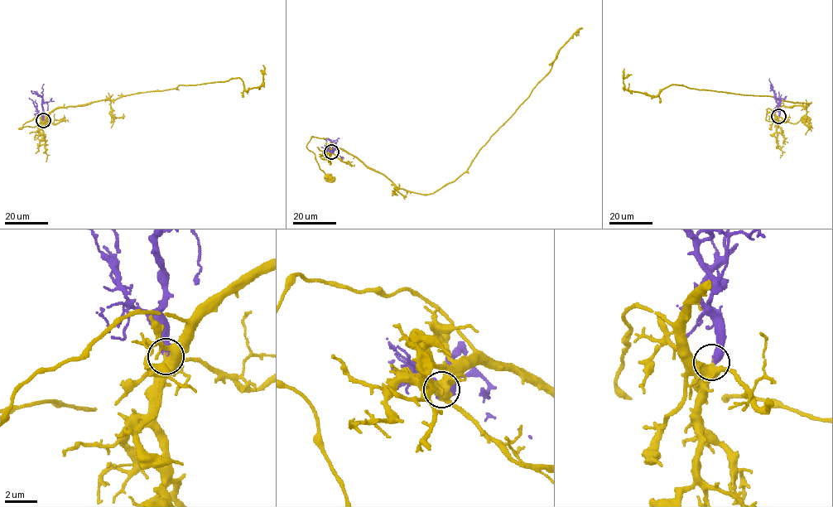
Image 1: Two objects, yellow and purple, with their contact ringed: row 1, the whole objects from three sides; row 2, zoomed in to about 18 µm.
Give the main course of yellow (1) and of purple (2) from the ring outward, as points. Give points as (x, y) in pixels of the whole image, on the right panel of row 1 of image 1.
1: (778, 116), (774, 110), (777, 105), (806, 107), (809, 103), (675, 84), (649, 96), (625, 88), (624, 68)
2: (778, 116), (776, 95), (769, 79)

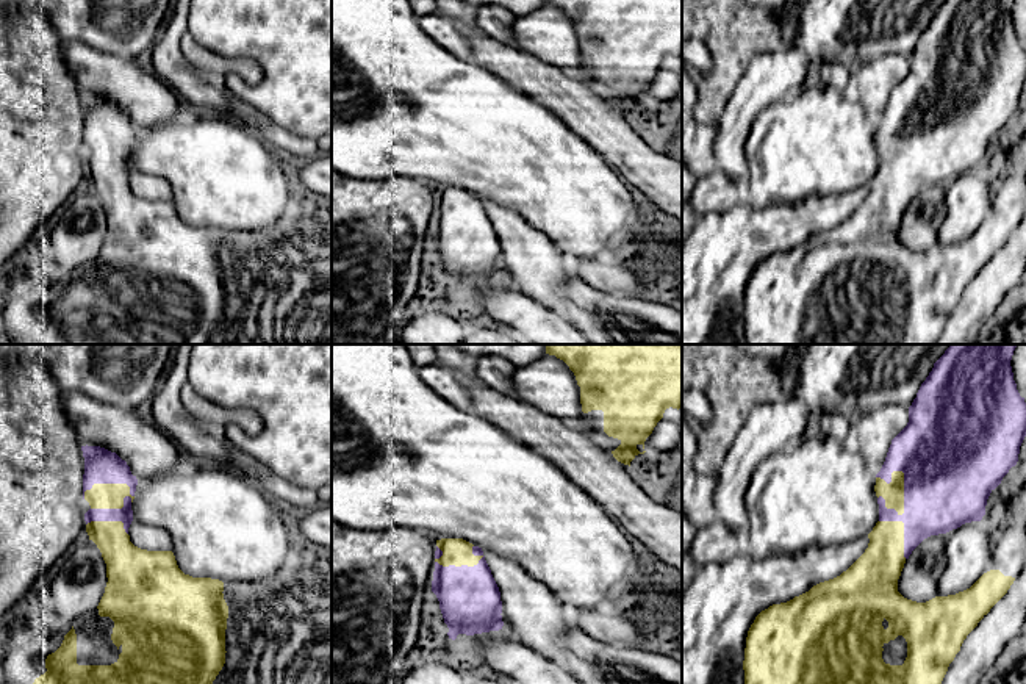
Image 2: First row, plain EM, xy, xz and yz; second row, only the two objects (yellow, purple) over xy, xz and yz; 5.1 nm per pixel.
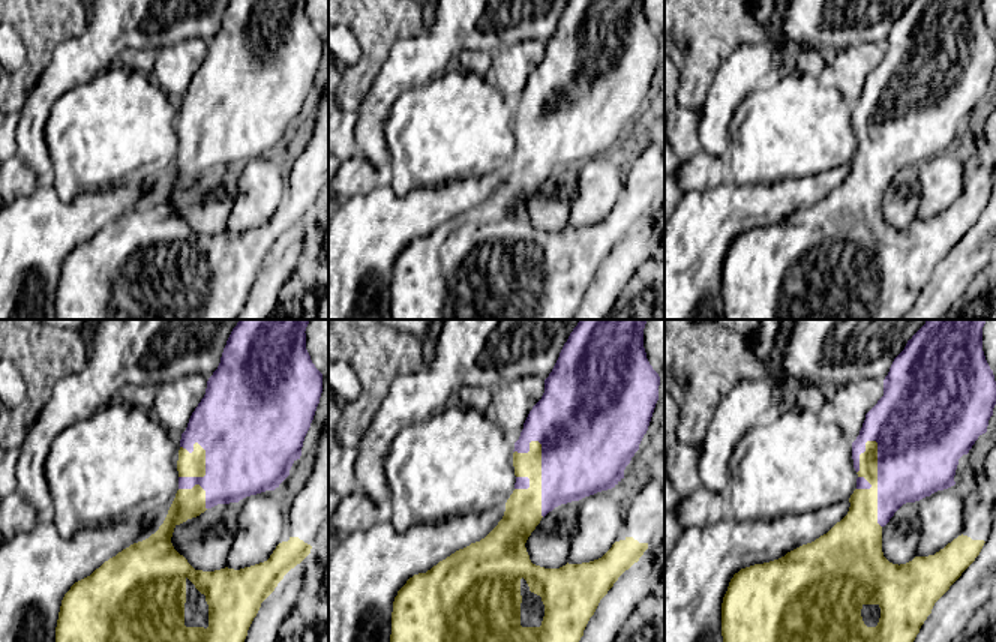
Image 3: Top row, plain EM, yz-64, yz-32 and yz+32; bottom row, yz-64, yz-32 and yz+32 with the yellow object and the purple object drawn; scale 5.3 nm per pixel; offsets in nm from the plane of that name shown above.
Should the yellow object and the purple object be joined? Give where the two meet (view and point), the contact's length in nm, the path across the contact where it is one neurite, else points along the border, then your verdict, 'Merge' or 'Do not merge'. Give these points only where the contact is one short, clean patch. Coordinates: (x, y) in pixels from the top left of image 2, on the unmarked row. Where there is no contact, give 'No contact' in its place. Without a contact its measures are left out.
Touches yellow at xy (111, 133). Shared border 260 nm. Do not merge

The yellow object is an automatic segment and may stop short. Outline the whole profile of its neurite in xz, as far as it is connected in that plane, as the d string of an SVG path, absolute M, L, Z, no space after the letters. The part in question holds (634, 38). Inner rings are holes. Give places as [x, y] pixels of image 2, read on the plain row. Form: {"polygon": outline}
{"polygon": "M546 0L563 9L574 22L580 36L582 64L561 67L561 72L577 81L588 83L593 92L613 106L637 117L644 113L644 91L652 83L666 58L682 58L682 0Z"}

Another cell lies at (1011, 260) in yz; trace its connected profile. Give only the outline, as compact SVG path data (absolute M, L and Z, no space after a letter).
M1026 213L1007 243L967 285L932 344L971 344L1006 294L1026 282Z

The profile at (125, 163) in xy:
M124 147L122 158L89 158L84 163L86 174L91 171L122 171L124 178L128 183L128 177L133 171L133 160L131 160L131 147Z

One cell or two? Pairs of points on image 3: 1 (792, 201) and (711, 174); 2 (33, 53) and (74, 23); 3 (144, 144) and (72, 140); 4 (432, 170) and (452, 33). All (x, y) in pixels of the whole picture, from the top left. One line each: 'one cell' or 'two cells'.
1: two cells
2: one cell
3: one cell
4: two cells

